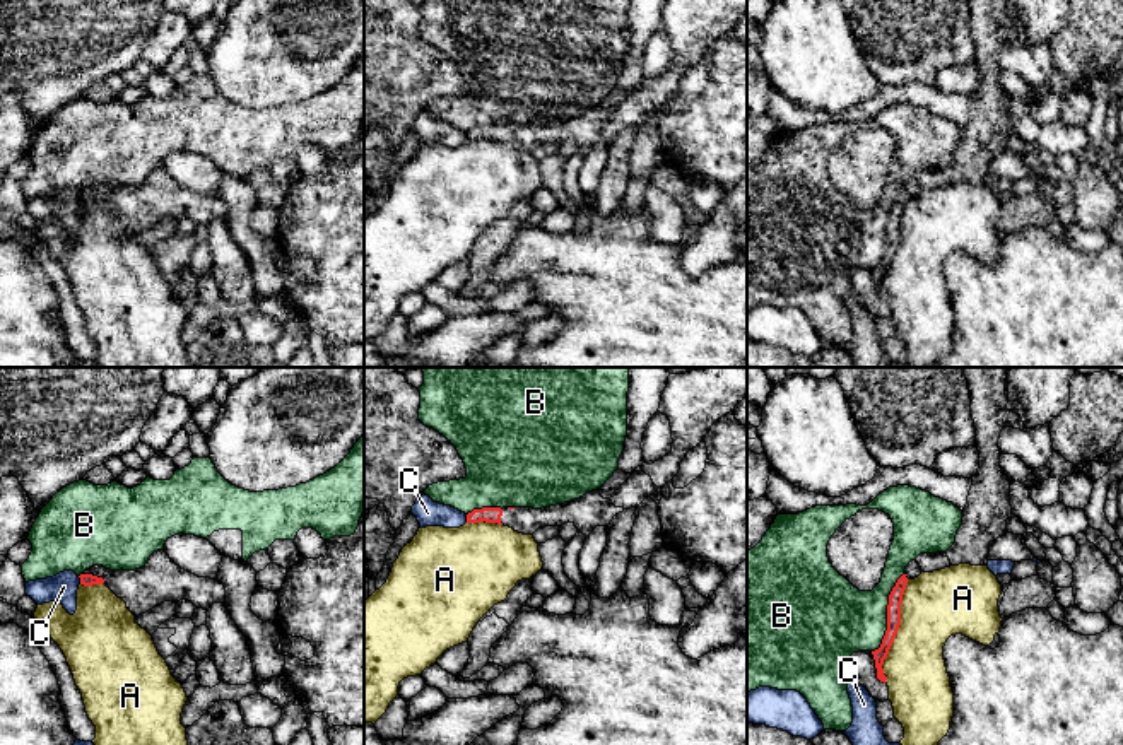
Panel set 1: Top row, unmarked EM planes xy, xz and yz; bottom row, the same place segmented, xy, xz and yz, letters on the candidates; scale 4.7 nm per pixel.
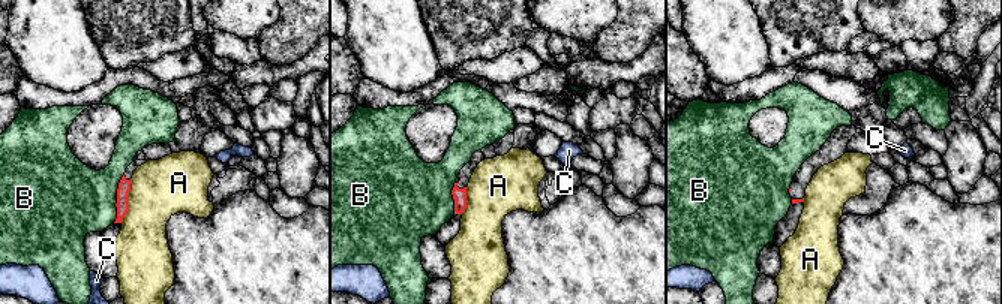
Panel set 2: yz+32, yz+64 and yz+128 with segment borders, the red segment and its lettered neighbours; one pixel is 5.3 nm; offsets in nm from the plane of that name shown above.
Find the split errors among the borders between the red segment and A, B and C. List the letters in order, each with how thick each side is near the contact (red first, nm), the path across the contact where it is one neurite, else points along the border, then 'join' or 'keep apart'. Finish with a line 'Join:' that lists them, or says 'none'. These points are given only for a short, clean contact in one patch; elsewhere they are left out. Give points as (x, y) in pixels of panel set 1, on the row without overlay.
A: 60 nm thick on the red side, 320 nm on the other; keep apart
B: 60 nm thick on the red side, 360 nm on the other; border along yz (903, 190), (889, 212), (886, 252), (882, 260), (872, 269); keep apart
C: 60 nm thick on the red side, 130 nm on the other; keep apart
Join: none

